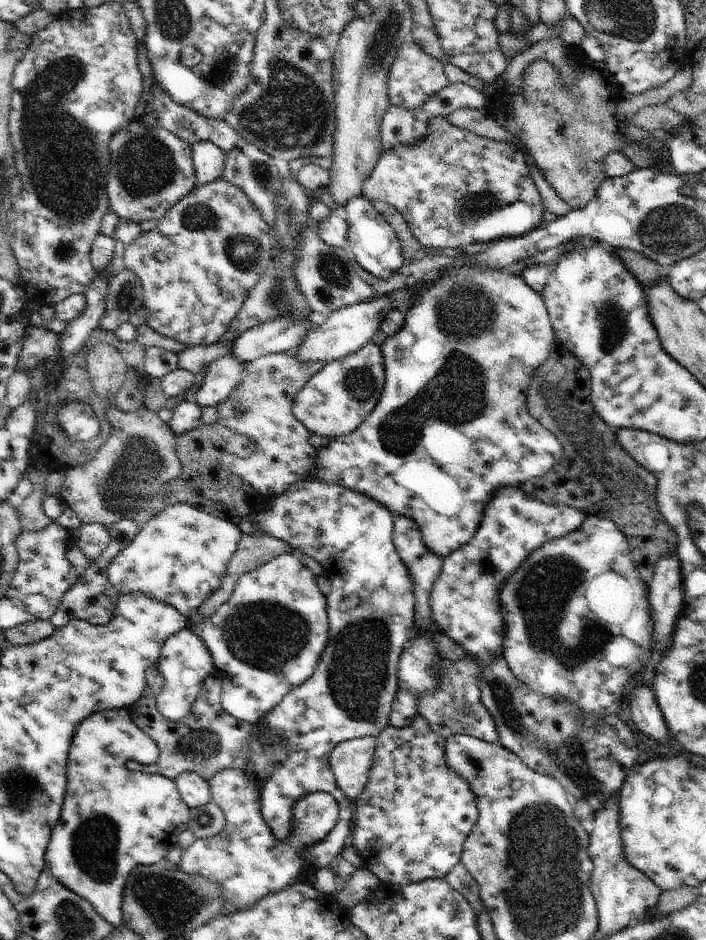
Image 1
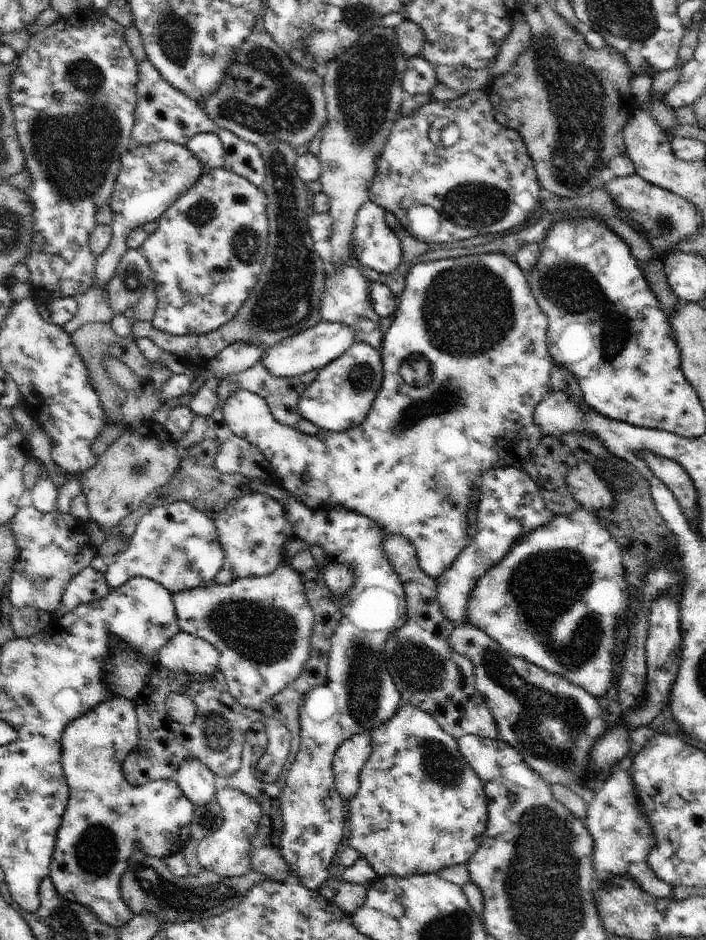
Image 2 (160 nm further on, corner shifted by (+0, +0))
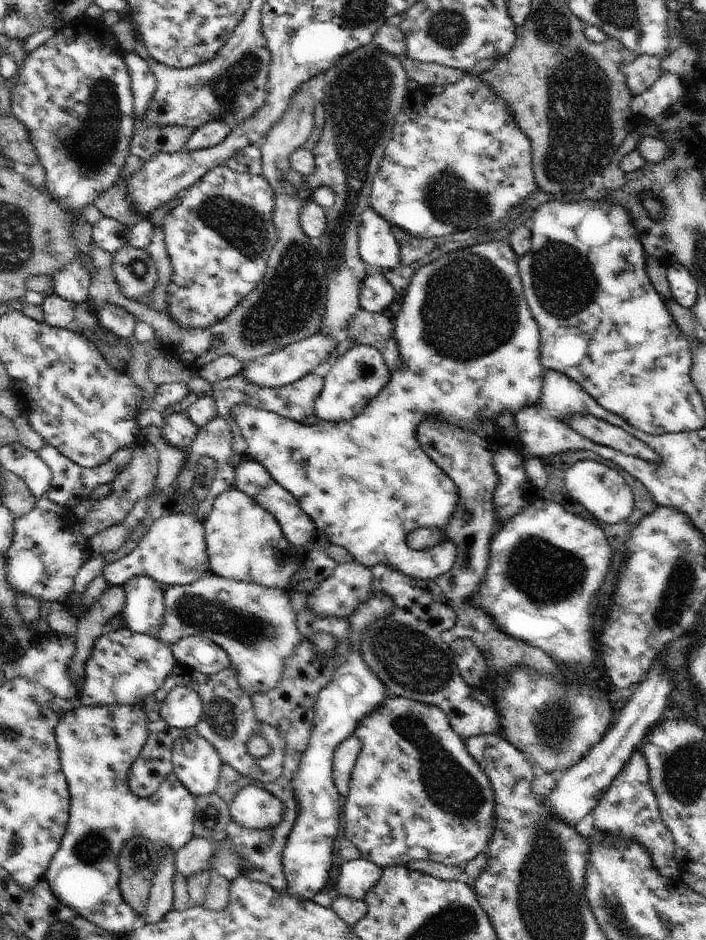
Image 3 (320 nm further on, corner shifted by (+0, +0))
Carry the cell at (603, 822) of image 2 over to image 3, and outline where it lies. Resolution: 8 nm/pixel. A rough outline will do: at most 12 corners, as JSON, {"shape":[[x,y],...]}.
{"shape":[[634,749],[591,810],[594,830],[638,841],[681,875],[644,753]]}

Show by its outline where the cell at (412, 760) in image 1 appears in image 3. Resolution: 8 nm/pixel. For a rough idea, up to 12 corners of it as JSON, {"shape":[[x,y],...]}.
{"shape":[[387,698],[344,836],[380,868],[463,866],[495,792],[442,709]]}

